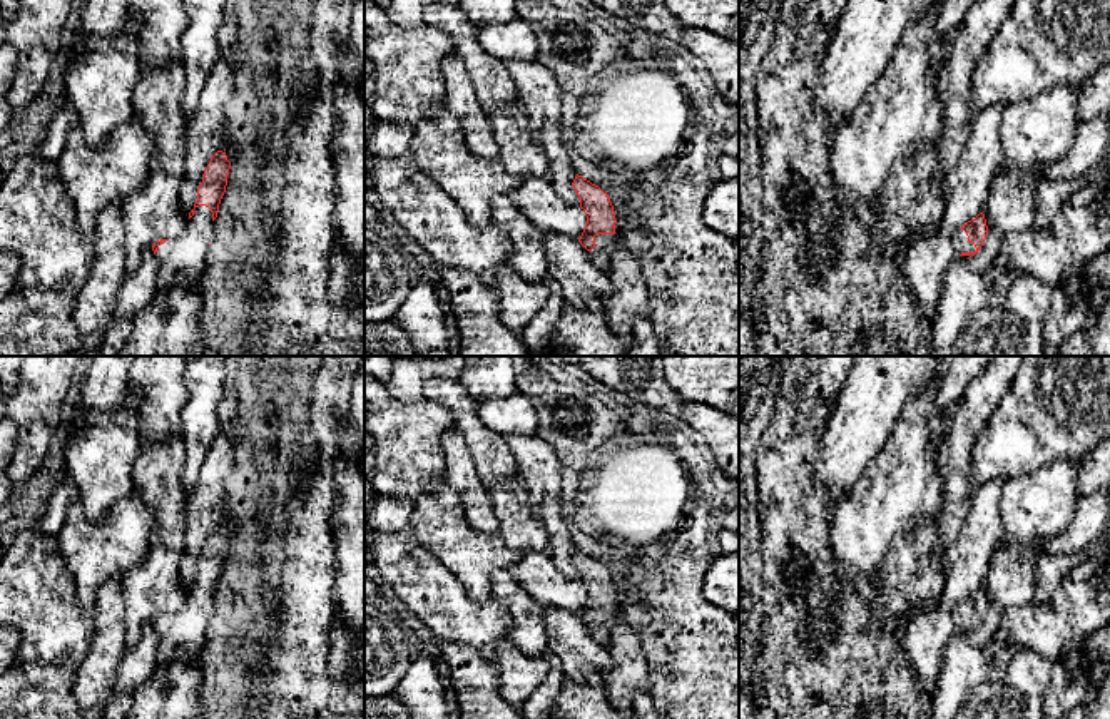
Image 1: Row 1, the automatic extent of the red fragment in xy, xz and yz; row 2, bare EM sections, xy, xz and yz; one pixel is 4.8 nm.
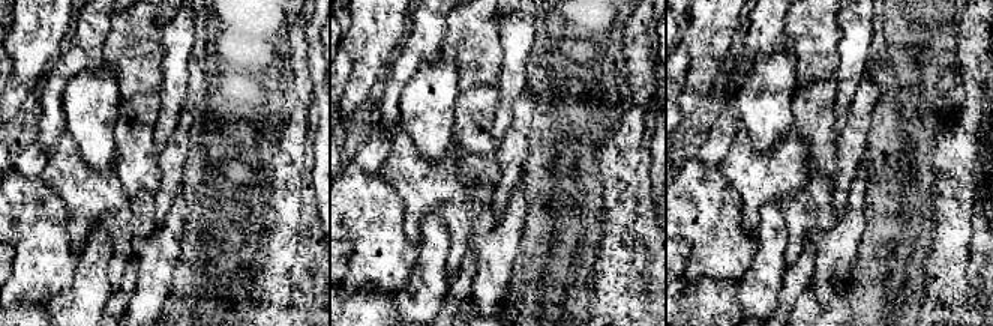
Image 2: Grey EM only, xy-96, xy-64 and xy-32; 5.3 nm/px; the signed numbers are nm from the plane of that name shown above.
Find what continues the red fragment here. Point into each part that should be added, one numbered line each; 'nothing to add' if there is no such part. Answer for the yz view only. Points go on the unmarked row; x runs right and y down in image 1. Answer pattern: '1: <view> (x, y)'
1: yz (926, 637)

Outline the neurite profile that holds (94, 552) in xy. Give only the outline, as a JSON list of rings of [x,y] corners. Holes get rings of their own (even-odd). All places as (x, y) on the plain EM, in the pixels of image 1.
[[[134,492],[100,522],[89,522],[80,502],[69,505],[57,538],[59,553],[75,580],[79,602],[92,607],[95,592],[114,575],[125,575],[147,555],[154,515]]]

